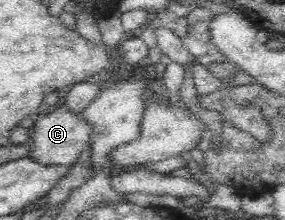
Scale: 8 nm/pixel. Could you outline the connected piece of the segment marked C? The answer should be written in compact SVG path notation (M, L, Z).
M65 105L53 109L45 109L35 117L35 124L31 129L29 144L33 157L40 164L48 166L69 166L79 162L79 154L91 144L92 127L81 113L72 112Z

